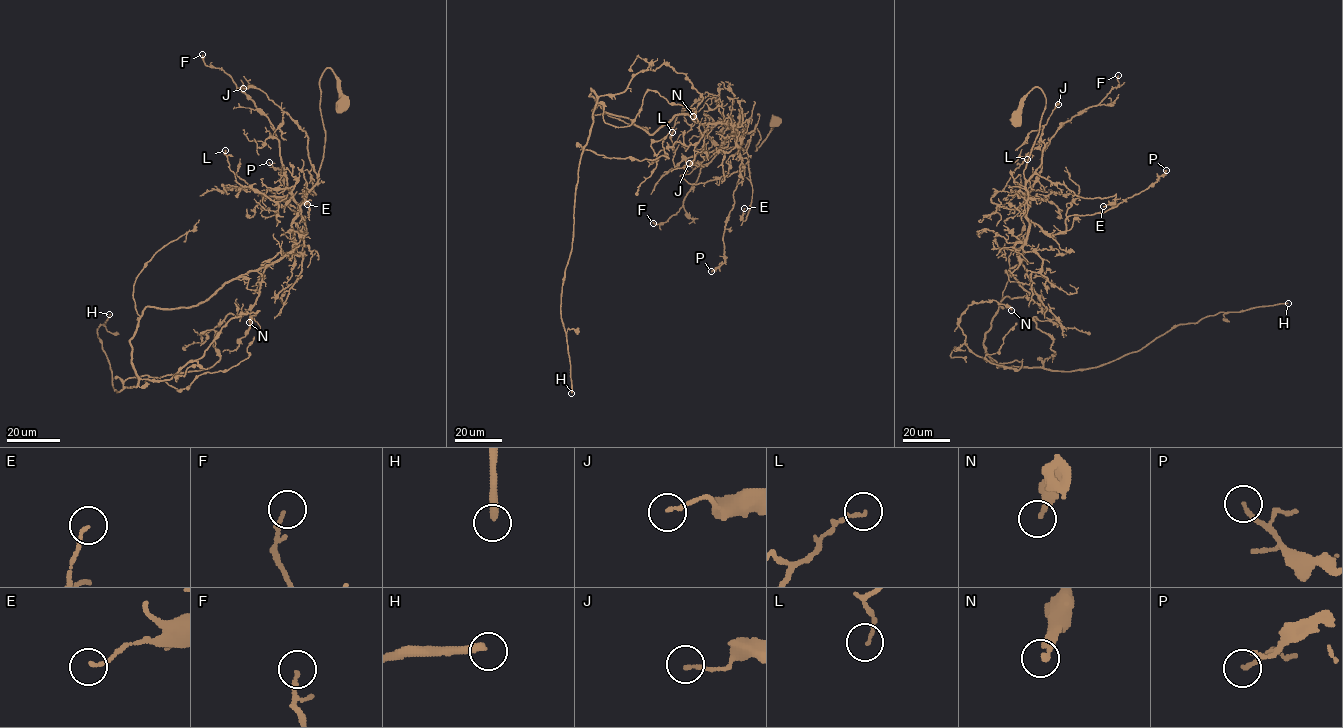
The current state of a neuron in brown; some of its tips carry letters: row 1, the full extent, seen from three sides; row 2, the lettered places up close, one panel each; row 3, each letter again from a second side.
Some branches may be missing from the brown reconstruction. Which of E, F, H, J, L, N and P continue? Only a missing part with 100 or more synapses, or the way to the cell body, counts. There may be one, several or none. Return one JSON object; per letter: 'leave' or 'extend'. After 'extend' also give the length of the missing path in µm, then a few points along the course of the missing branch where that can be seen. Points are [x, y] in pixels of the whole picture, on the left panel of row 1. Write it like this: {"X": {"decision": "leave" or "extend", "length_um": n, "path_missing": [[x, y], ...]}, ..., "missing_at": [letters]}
{"E": {"decision": "leave"}, "F": {"decision": "leave"}, "H": {"decision": "extend", "length_um": 160, "path_missing": [[109, 314], [113, 308], [120, 309], [116, 329], [103, 263], [104, 203], [111, 161], [121, 155]]}, "J": {"decision": "leave"}, "L": {"decision": "leave"}, "N": {"decision": "leave"}, "P": {"decision": "leave"}, "missing_at": ["H"]}

